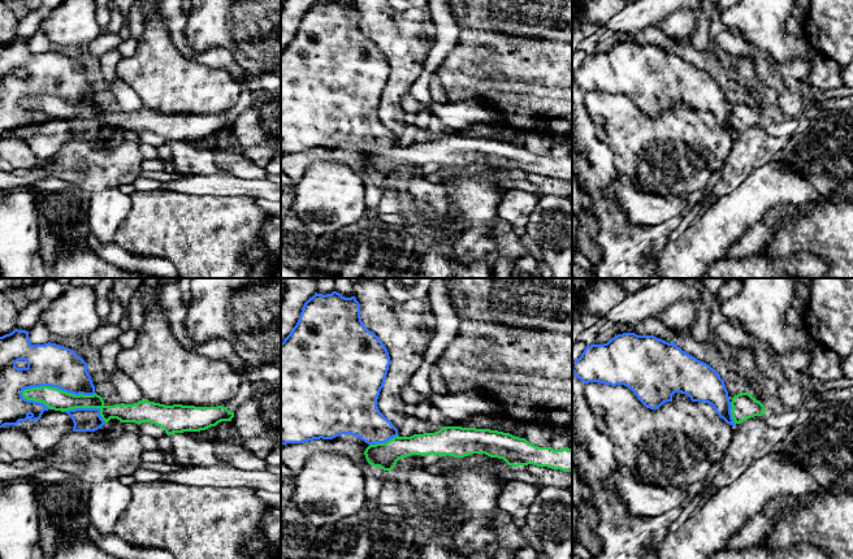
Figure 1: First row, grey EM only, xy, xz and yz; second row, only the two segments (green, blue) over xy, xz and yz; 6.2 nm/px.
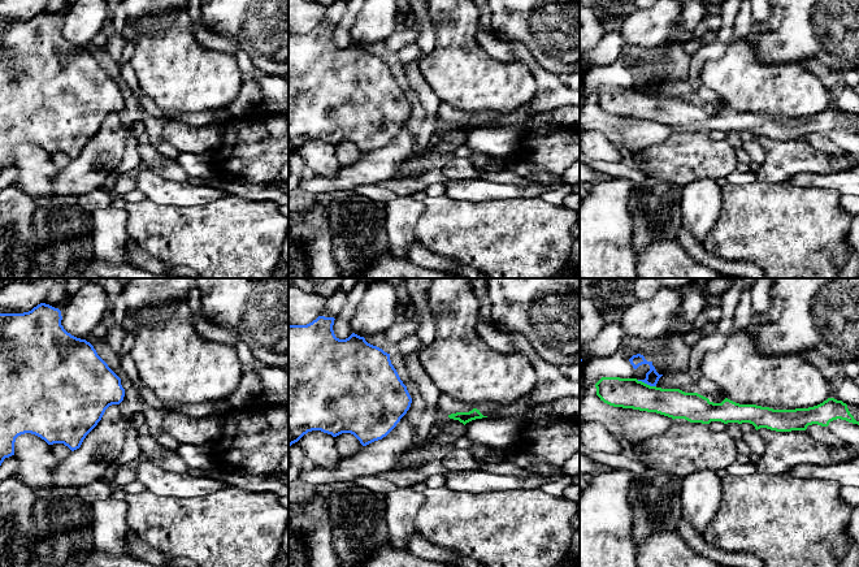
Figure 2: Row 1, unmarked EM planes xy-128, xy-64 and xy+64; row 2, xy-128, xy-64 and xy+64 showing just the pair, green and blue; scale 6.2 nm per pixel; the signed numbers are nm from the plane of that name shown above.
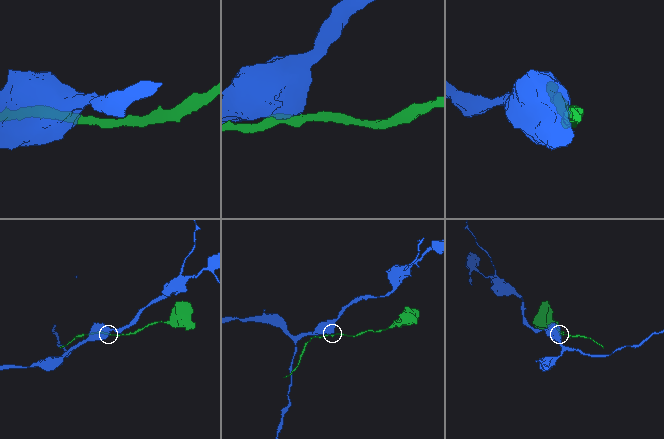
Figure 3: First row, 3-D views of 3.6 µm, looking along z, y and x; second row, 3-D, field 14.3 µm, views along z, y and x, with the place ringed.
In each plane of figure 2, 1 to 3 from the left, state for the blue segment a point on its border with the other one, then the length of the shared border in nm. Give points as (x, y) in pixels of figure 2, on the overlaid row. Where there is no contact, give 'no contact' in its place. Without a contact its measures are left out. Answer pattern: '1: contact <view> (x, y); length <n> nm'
1: no contact
2: no contact
3: contact xy+64 (646, 384); length 130 nm

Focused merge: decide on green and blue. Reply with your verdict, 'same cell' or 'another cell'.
another cell

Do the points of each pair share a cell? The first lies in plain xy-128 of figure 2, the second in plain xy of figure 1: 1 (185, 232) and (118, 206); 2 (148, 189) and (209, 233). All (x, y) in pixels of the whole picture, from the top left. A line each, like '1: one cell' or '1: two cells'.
1: two cells
2: two cells

